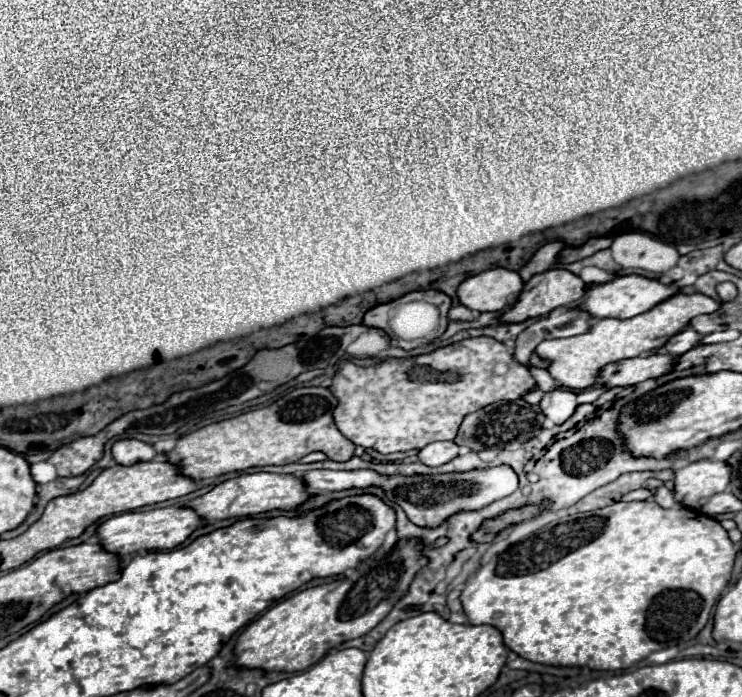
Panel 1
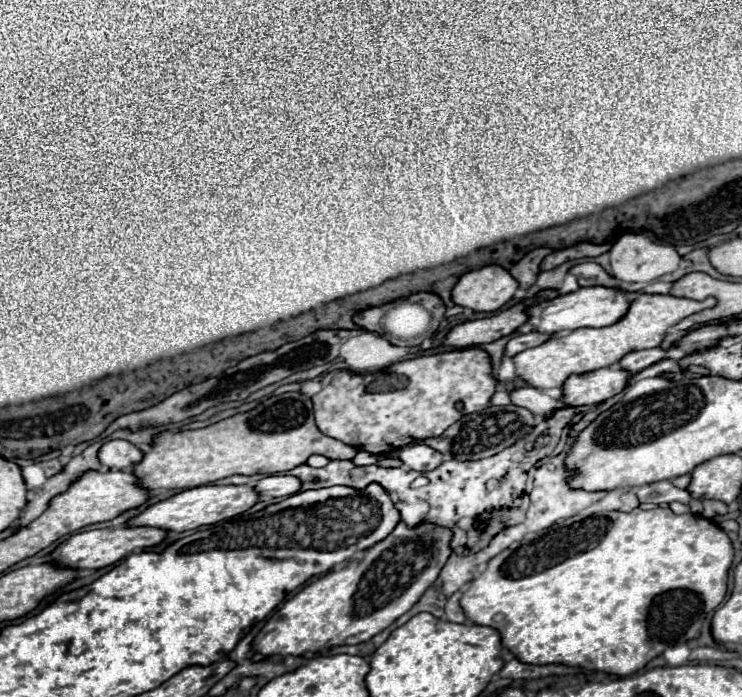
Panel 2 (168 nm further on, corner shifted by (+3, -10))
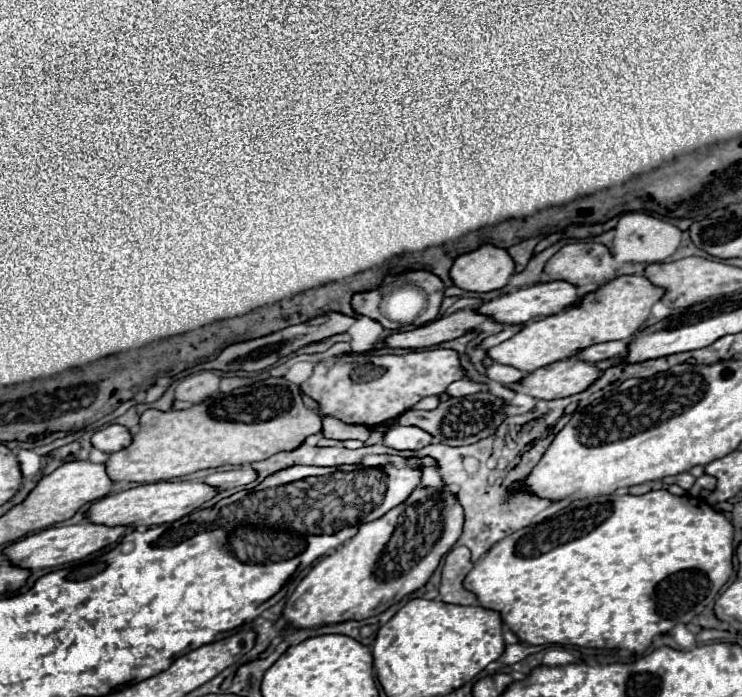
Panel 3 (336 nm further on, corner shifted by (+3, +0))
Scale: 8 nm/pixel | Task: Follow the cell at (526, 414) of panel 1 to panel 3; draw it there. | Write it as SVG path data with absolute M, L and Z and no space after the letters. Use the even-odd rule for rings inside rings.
M475 393L469 397L461 397L455 399L451 397L449 401L439 403L439 407L435 411L409 411L407 415L403 415L403 423L415 423L415 427L427 431L429 435L433 435L435 439L439 439L445 445L453 445L453 447L461 447L461 445L471 445L477 443L481 439L487 439L491 435L497 433L499 425L507 419L505 413L505 401L491 395L491 393Z

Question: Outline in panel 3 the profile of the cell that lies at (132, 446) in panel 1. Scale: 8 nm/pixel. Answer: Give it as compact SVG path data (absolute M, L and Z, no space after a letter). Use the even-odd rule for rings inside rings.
M109 425L105 429L99 429L93 437L91 437L91 443L95 449L101 449L105 453L117 453L125 447L129 447L133 441L131 433L127 427L123 425Z

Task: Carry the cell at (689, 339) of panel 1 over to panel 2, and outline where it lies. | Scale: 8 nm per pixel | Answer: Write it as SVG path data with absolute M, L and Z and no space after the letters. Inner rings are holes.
M655 347L655 349L643 349L643 351L631 351L629 355L621 357L619 361L619 367L623 371L629 371L629 373L637 373L645 367L651 367L653 363L659 363L661 359L665 357L665 351L661 347Z

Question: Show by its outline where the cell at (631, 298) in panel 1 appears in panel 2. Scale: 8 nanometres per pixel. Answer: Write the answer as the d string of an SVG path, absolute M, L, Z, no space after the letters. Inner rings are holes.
M583 287L567 295L557 295L553 299L541 299L525 309L527 323L533 325L535 331L553 335L557 331L573 331L579 327L607 327L617 323L629 309L629 299L619 289L607 287Z

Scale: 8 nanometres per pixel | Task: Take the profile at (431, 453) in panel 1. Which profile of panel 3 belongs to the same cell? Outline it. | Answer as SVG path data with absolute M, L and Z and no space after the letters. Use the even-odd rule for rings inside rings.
M397 425L385 433L383 443L391 449L397 449L397 451L419 451L419 449L431 445L433 437L429 437L429 433L425 433L423 429Z

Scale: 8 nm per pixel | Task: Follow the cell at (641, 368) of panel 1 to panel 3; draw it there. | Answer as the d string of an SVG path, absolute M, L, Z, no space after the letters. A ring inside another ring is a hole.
M569 359L541 367L525 377L521 385L509 385L513 391L521 391L535 399L561 399L581 391L587 391L603 371L589 361Z

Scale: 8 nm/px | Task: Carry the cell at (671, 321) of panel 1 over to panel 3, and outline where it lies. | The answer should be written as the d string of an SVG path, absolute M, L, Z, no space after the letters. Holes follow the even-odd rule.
M643 275L617 277L605 283L599 291L585 295L579 305L569 307L567 311L553 317L543 317L539 321L529 321L521 333L499 343L497 347L491 347L489 357L495 363L511 365L525 373L533 373L555 361L575 357L579 351L591 345L629 339L643 327L643 323L651 315L651 307L657 301L661 301L663 295L665 295L665 289L653 285Z

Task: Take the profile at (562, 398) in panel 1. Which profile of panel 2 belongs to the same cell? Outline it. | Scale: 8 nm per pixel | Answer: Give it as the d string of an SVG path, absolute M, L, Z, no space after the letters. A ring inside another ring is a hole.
M519 387L519 389L513 389L509 393L509 397L511 397L511 403L513 405L525 407L531 413L541 415L541 417L549 417L555 409L559 409L559 401L557 399L545 395L541 389L535 389L535 387Z

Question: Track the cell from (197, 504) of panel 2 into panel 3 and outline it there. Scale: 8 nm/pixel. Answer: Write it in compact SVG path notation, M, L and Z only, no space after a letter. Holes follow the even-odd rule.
M159 481L159 483L149 483L149 485L139 485L121 493L111 493L107 497L103 497L101 501L93 503L87 517L93 523L101 523L101 525L145 525L145 527L153 527L153 525L163 525L163 523L173 523L193 511L197 511L203 503L211 501L221 489L219 487L211 487L203 481Z

